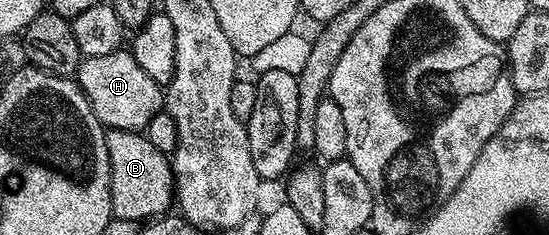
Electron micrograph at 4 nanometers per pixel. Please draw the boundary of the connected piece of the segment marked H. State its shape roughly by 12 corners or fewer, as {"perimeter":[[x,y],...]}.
{"perimeter":[[133,51],[85,57],[76,79],[107,129],[142,132],[164,88]]}

